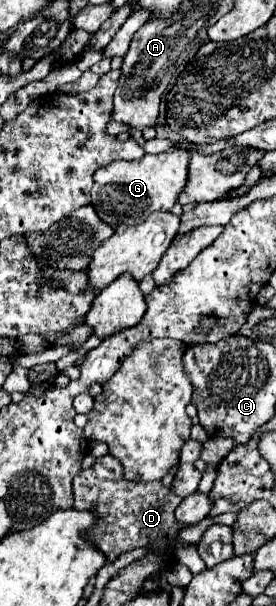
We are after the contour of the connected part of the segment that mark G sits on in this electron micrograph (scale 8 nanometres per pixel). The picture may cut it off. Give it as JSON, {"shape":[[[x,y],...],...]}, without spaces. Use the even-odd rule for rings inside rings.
{"shape":[[[172,150],[162,154],[144,154],[140,160],[116,160],[106,168],[98,168],[92,186],[92,206],[100,220],[110,226],[138,224],[152,212],[170,210],[176,204],[176,196],[188,182],[190,154],[186,150]]]}

